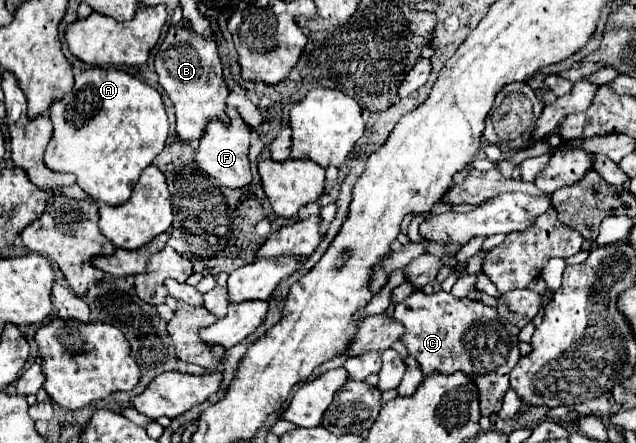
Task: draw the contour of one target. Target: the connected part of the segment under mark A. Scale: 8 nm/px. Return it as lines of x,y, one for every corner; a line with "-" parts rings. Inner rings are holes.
91,68
75,74
75,86
49,110
53,138
45,164
55,172
71,172
93,198
111,206
129,200
141,172
165,148
169,120
155,88
115,68

